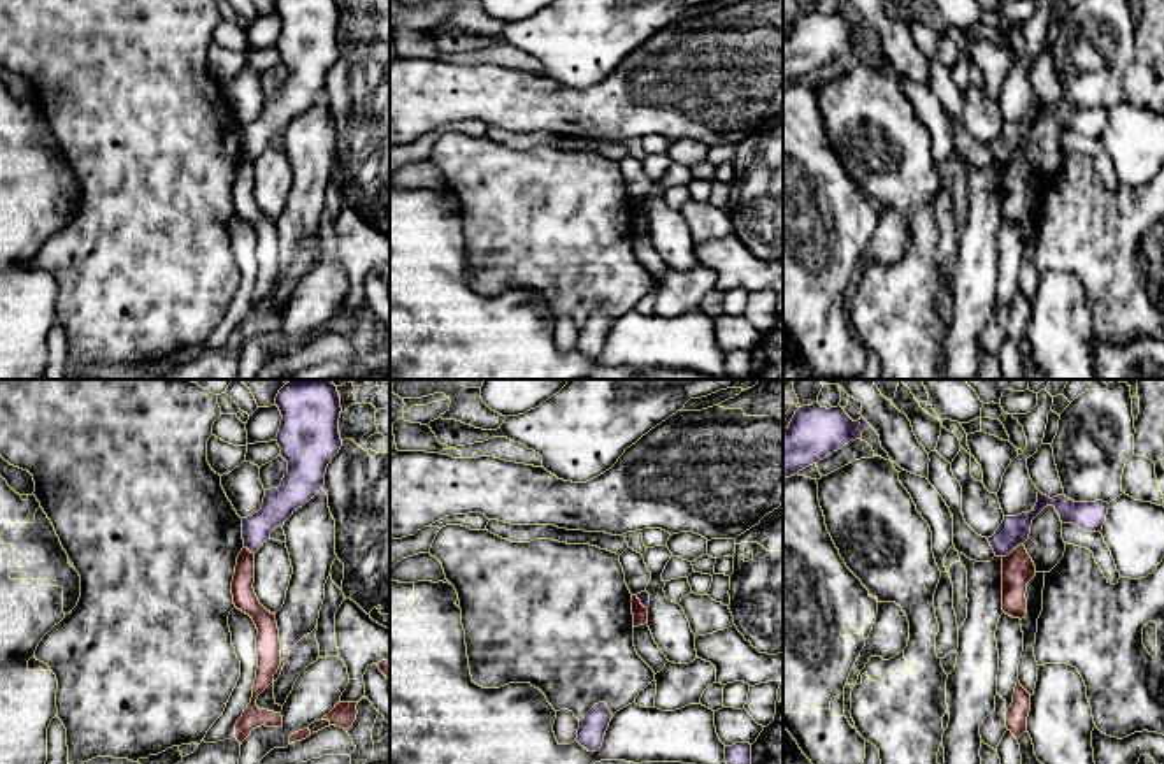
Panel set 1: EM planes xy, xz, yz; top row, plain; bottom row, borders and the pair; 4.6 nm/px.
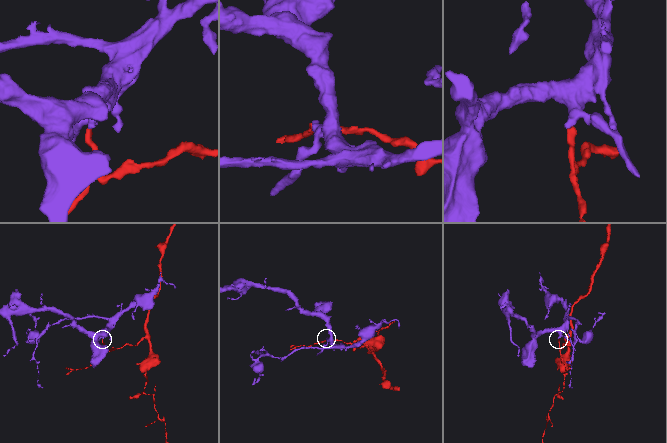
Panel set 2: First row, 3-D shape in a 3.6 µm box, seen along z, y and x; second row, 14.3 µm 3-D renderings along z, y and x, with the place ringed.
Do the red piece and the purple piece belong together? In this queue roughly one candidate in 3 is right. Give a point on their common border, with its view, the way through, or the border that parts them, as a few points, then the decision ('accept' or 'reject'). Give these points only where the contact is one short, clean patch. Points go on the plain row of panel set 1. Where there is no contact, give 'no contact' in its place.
contact yz (1013, 157); border yz (1022, 150), (1003, 164); reject

